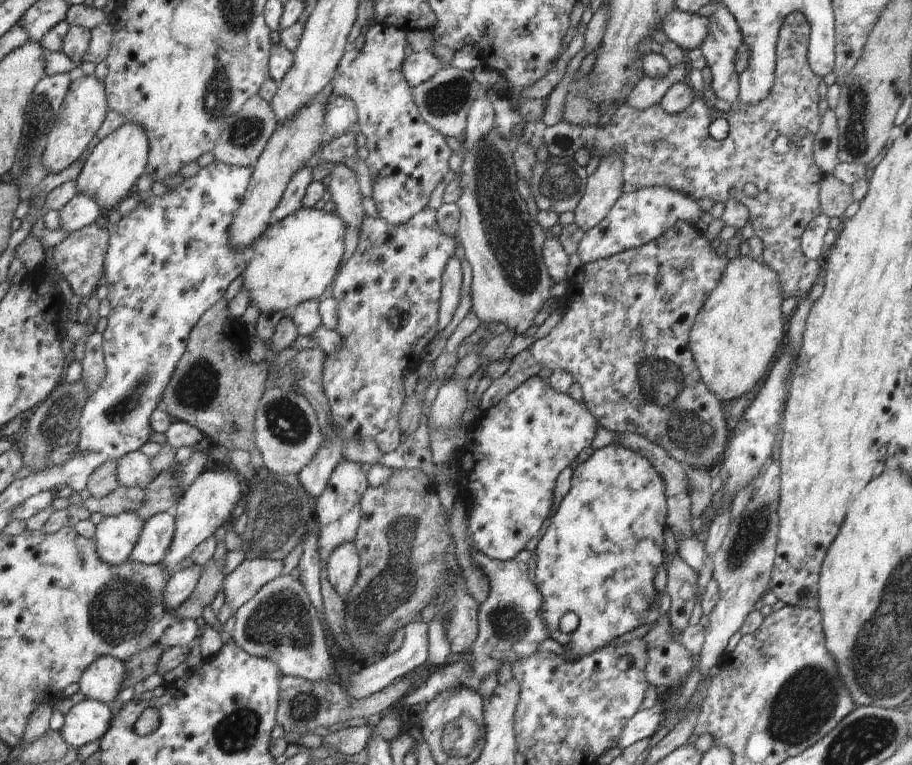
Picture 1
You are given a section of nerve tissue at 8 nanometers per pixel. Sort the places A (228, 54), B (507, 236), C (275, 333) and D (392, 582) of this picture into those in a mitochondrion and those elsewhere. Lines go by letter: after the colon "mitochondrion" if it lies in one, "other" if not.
A: mitochondrion
B: mitochondrion
C: other
D: mitochondrion

